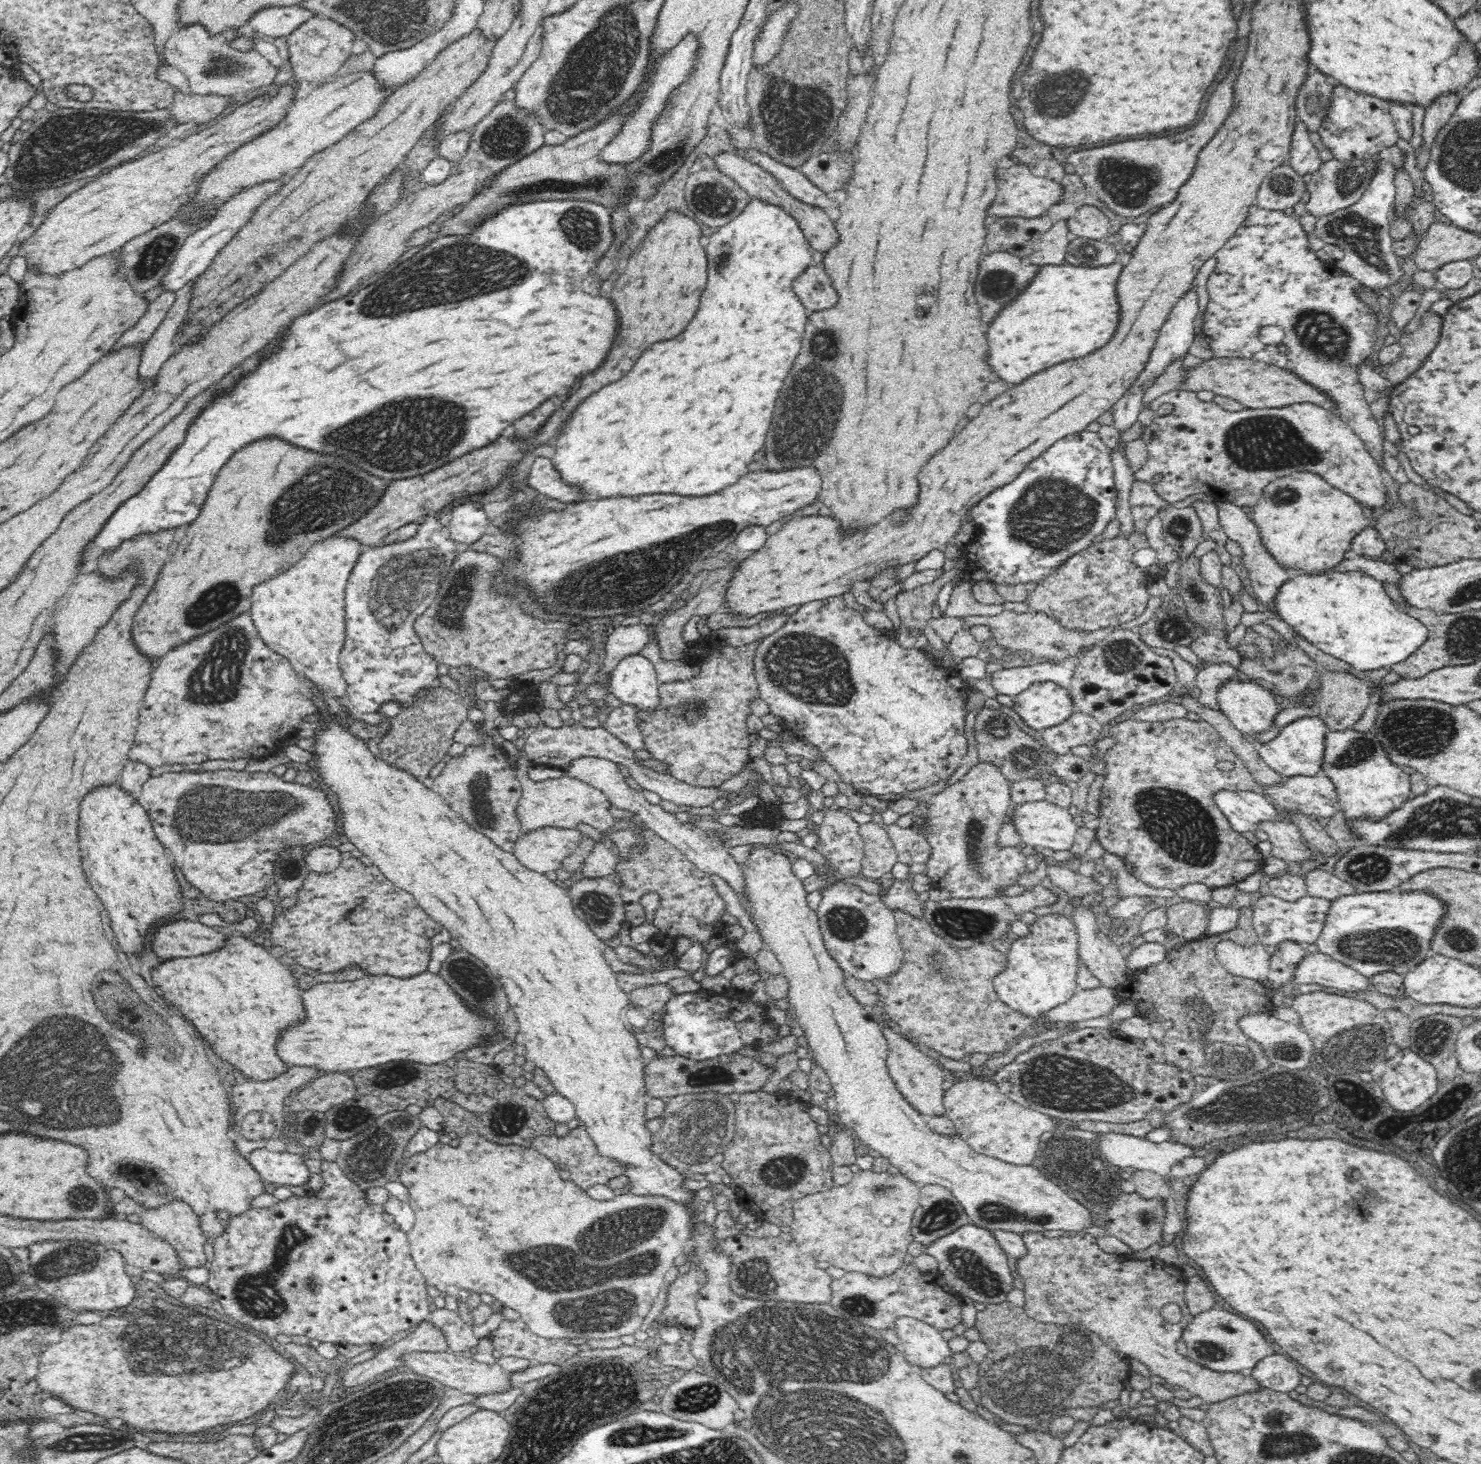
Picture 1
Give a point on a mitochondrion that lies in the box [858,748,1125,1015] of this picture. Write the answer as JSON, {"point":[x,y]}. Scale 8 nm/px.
{"point":[958,922]}

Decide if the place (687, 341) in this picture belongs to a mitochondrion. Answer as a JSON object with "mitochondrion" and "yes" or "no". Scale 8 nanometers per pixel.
{"mitochondrion":"no"}

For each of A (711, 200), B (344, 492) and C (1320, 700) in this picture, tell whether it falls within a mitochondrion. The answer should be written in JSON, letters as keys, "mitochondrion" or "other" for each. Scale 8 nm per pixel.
{"A":"mitochondrion","B":"mitochondrion","C":"other"}

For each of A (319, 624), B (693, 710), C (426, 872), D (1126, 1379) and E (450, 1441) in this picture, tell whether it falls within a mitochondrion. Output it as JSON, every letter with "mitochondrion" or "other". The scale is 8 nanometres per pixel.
{"A":"other","B":"mitochondrion","C":"other","D":"other","E":"other"}

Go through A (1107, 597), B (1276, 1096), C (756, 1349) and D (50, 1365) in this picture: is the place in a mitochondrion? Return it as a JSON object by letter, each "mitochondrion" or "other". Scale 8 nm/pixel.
{"A":"other","B":"mitochondrion","C":"mitochondrion","D":"other"}

